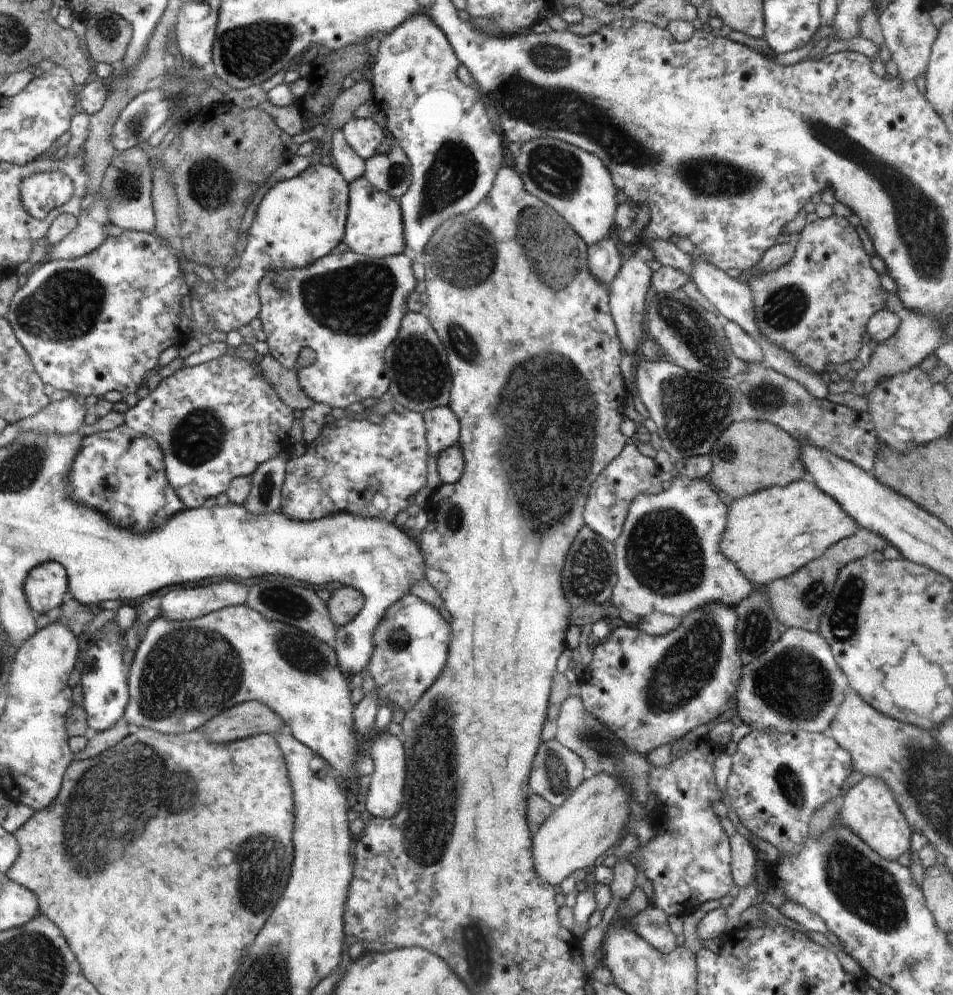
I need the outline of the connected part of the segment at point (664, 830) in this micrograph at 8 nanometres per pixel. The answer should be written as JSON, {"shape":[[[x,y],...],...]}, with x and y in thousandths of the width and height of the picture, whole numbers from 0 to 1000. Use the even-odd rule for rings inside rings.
{"shape":[[[740,741],[732,744],[718,762],[705,763],[702,772],[683,769],[681,774],[681,793],[685,794],[685,799],[688,796],[694,807],[701,811],[701,822],[697,829],[689,830],[689,838],[682,844],[680,850],[674,851],[669,844],[668,848],[672,851],[664,857],[673,862],[666,867],[667,872],[676,874],[678,882],[685,888],[686,903],[682,910],[695,914],[701,921],[719,921],[743,906],[753,906],[758,901],[769,897],[765,841],[756,829],[754,820],[747,813],[747,806],[759,804],[760,800],[752,791],[748,775],[748,768],[753,759],[756,759],[756,748]]]}

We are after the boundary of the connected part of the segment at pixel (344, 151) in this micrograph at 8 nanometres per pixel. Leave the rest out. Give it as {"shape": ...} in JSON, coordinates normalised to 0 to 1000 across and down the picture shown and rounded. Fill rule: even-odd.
{"shape":[[[357,128],[349,131],[347,157],[365,183],[384,177],[384,161],[365,145]]]}

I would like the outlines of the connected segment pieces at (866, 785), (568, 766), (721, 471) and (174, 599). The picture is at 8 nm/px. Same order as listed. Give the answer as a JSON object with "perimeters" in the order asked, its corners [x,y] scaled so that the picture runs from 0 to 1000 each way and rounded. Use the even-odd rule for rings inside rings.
{"perimeters":[[[[908,781],[898,790],[889,794],[880,812],[880,826],[925,862],[940,865],[945,858],[955,854],[958,834],[941,809],[937,796],[924,782]]],[[[581,742],[575,746],[569,746],[562,756],[558,776],[556,776],[556,792],[560,794],[560,798],[565,798],[567,802],[584,813],[616,780],[617,772],[611,762]]],[[[772,421],[756,435],[747,449],[744,457],[748,469],[743,482],[765,505],[809,488],[823,490],[846,478],[838,454],[837,442],[817,428],[806,423]]],[[[243,584],[183,591],[169,599],[168,612],[176,625],[196,624],[235,610],[256,608],[261,598],[259,589]]]]}

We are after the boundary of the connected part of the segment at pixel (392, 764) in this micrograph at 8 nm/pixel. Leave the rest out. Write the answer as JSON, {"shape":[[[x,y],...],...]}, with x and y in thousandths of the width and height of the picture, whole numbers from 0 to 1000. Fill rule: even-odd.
{"shape":[[[407,734],[391,738],[389,747],[392,776],[390,776],[387,793],[384,796],[384,814],[392,821],[410,823],[422,812],[424,785],[426,778],[426,761],[422,746],[410,739]]]}

